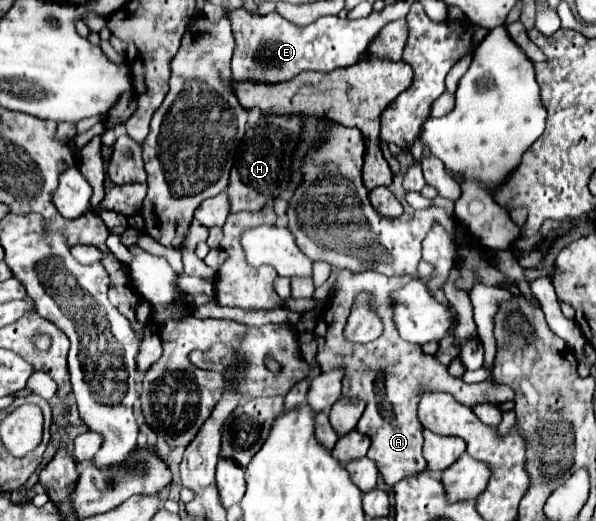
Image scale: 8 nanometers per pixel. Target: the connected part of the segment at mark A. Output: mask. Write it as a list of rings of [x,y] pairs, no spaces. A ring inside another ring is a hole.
[[[341,270],[337,278],[337,290],[329,298],[329,308],[321,316],[325,320],[323,330],[317,332],[317,362],[323,372],[329,372],[333,368],[343,368],[345,378],[343,378],[343,392],[341,398],[347,400],[363,400],[367,402],[367,408],[357,424],[357,430],[365,436],[369,436],[371,446],[367,456],[377,464],[379,472],[383,474],[383,480],[387,486],[393,486],[395,482],[403,480],[409,474],[425,470],[425,458],[421,454],[423,448],[423,426],[417,420],[417,402],[421,400],[421,394],[429,392],[449,392],[457,394],[457,400],[465,406],[477,406],[477,404],[503,404],[513,400],[513,390],[505,384],[493,384],[491,380],[483,380],[477,384],[465,384],[461,378],[453,378],[447,372],[447,366],[437,362],[433,356],[427,356],[421,352],[419,346],[409,344],[399,338],[393,320],[389,314],[389,294],[391,290],[403,286],[409,278],[389,278],[389,276],[379,276],[373,270],[365,272],[349,272]],[[363,292],[369,292],[373,296],[373,310],[379,314],[383,322],[383,334],[381,338],[359,344],[359,342],[349,342],[343,336],[343,328],[347,322],[347,316],[351,312],[351,306],[355,298]]]

